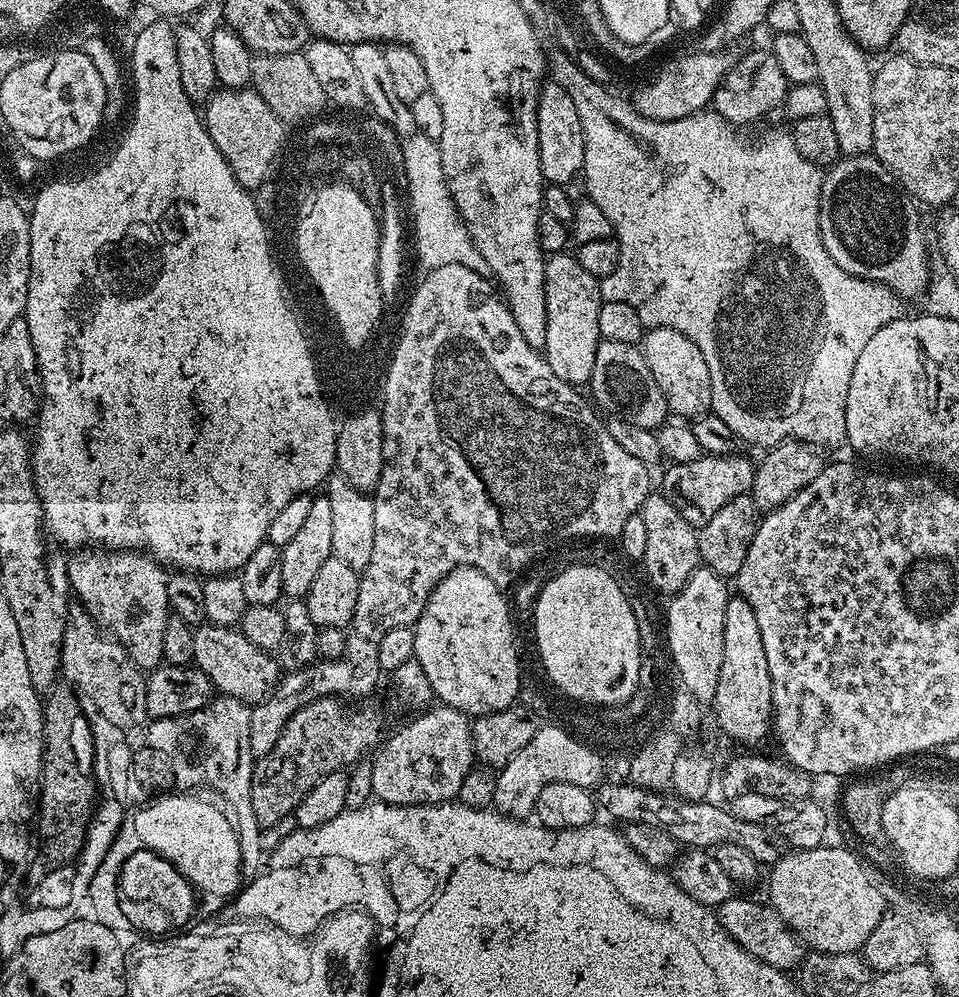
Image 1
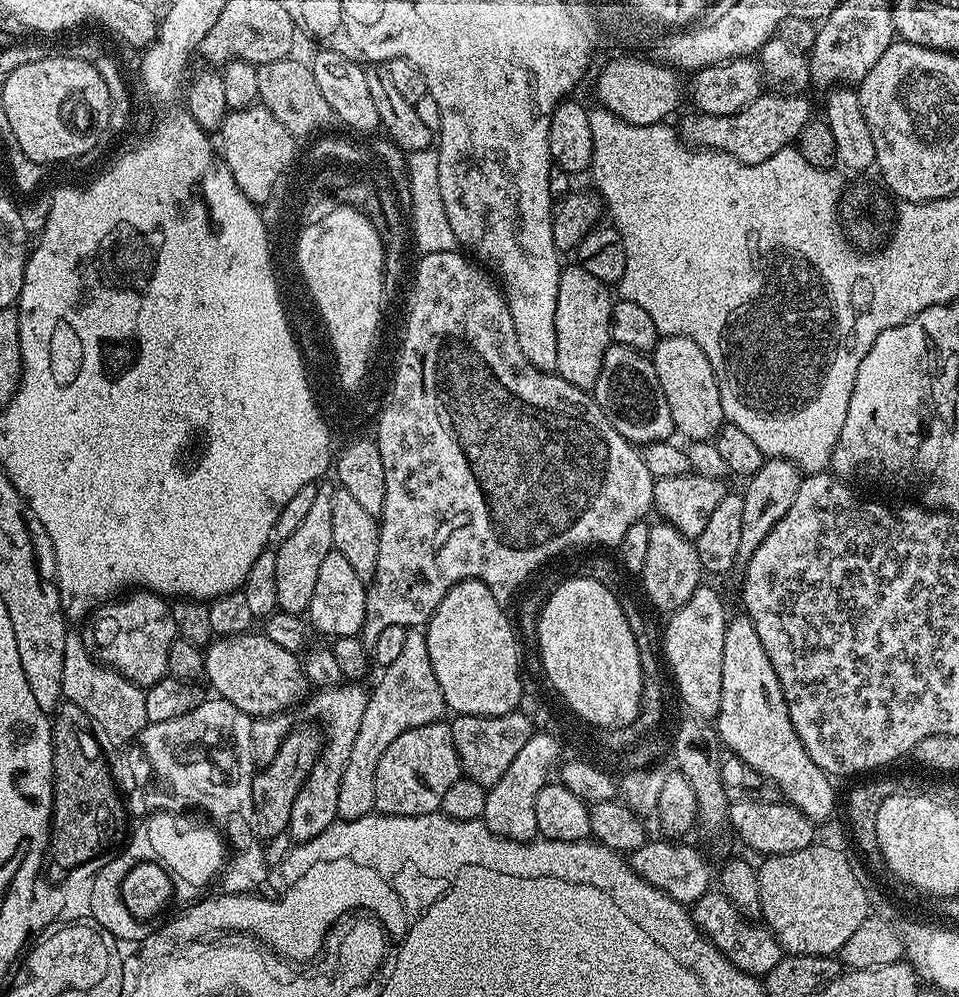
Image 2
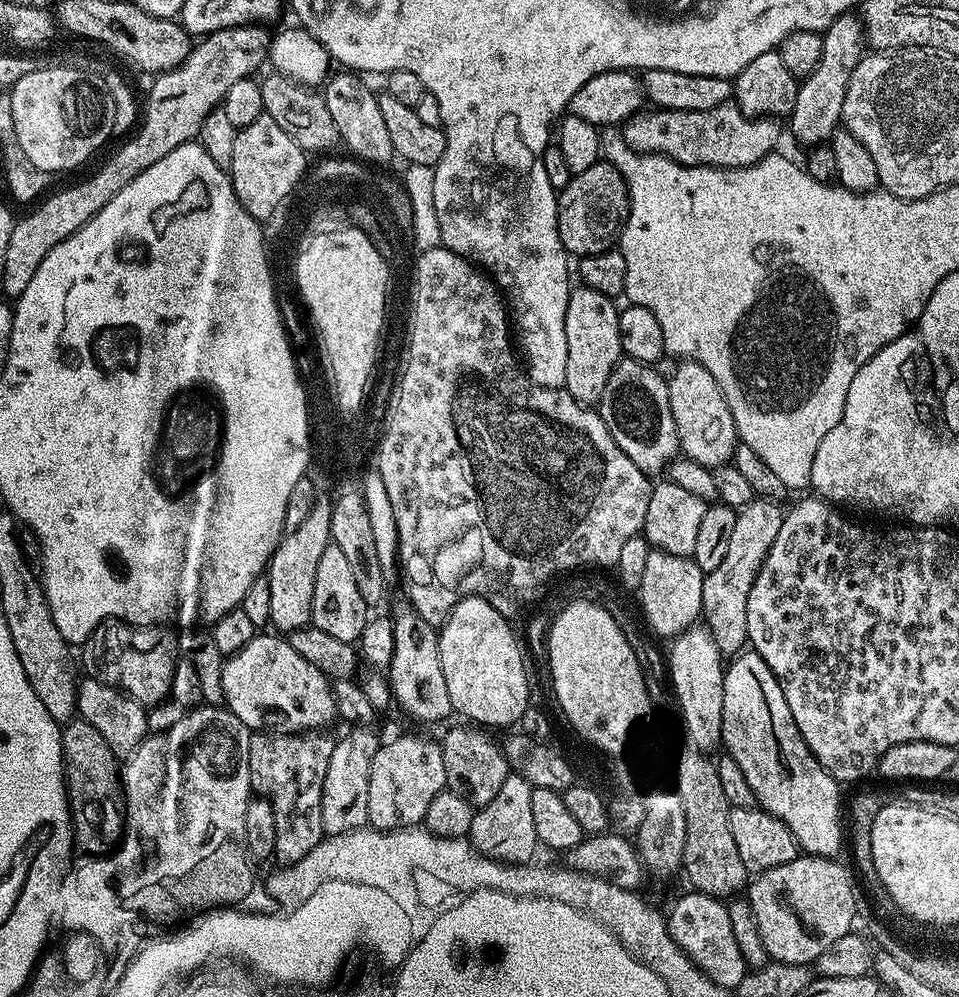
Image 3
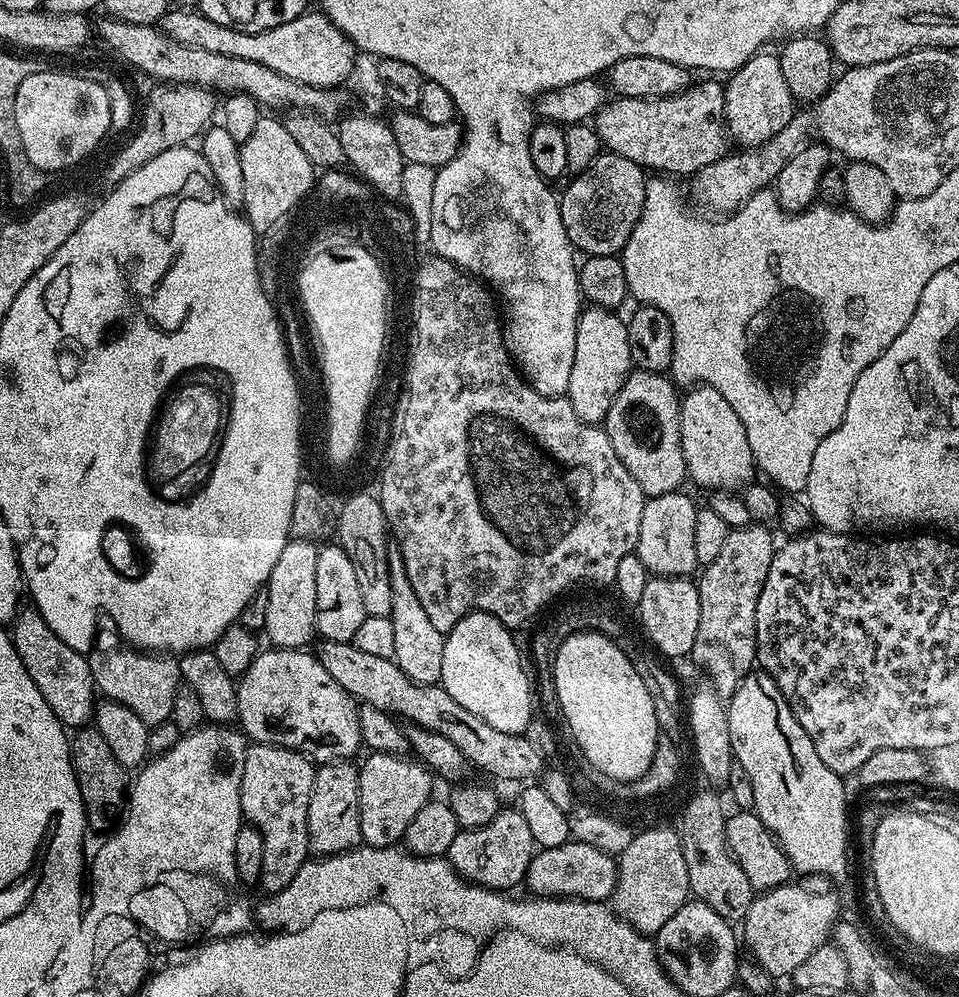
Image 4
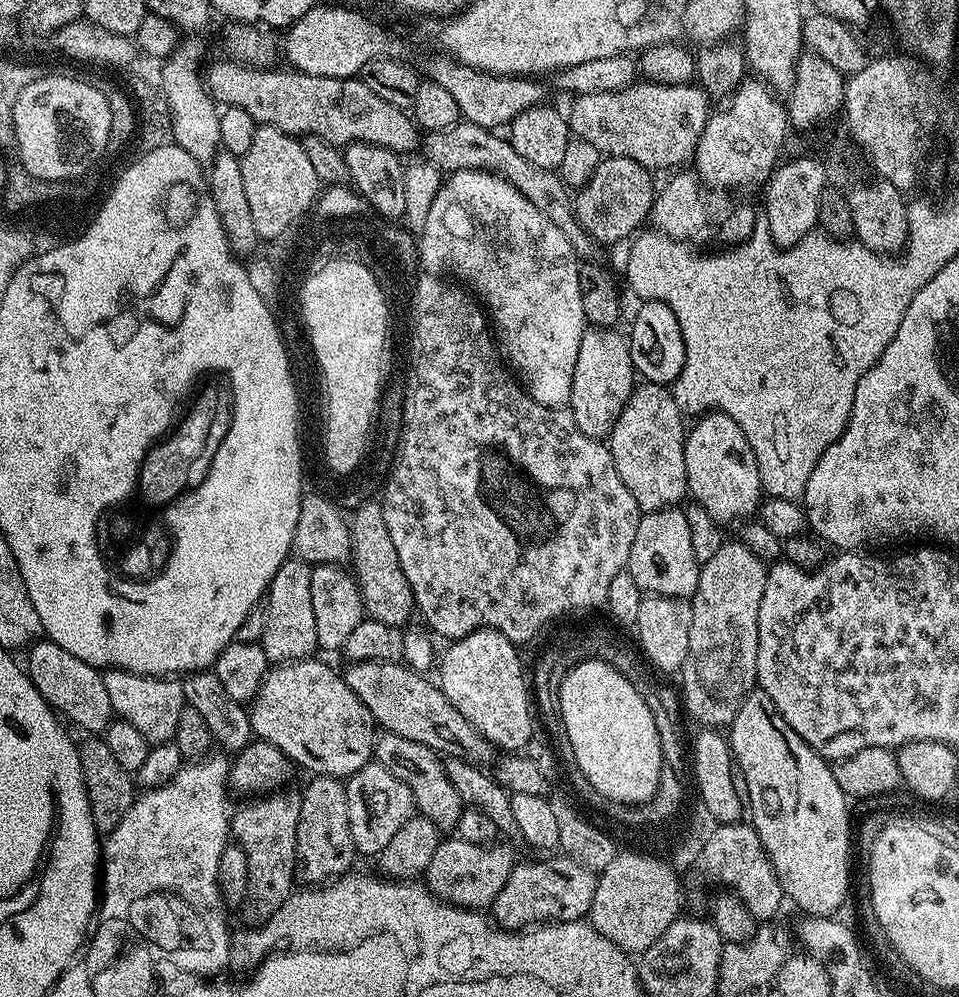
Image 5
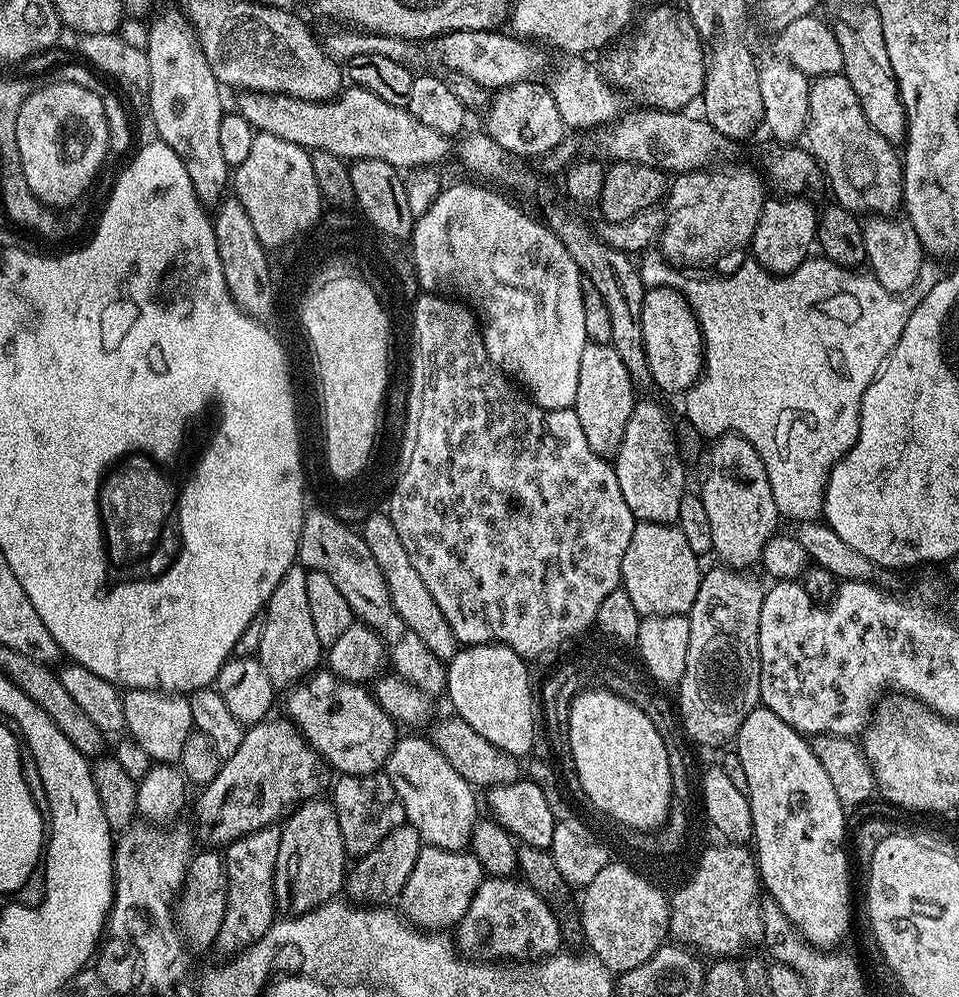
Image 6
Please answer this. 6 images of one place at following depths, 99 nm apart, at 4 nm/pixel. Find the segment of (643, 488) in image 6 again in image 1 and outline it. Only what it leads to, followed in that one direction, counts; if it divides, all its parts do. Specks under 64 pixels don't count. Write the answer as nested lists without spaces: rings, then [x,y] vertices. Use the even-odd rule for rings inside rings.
[[[601,340],[598,354],[594,354],[591,388],[591,399],[602,412],[608,412],[609,417],[617,416],[626,422],[634,422],[634,426],[653,430],[669,419],[666,398],[662,390],[658,390],[658,382],[654,382],[654,374],[650,374],[650,366],[646,366],[646,358],[635,344]]]

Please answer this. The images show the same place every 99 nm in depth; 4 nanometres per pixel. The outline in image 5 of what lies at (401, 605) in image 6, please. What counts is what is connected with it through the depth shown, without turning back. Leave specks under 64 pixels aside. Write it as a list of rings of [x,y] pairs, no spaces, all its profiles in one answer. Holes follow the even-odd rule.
[[[367,502],[357,507],[350,516],[352,530],[352,555],[350,566],[354,571],[356,583],[364,599],[364,611],[371,619],[382,622],[394,630],[405,627],[404,623],[414,616],[414,601],[410,582],[398,562],[398,550],[394,550],[394,541],[390,539],[390,530],[386,530],[384,509],[379,503]]]

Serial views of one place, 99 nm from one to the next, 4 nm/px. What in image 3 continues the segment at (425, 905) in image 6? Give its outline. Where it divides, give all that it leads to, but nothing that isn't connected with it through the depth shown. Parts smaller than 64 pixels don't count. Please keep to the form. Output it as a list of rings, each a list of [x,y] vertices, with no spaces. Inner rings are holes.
[[[509,774],[506,782],[502,782],[502,790],[498,790],[498,798],[473,811],[467,839],[479,854],[508,865],[527,865],[533,859],[538,841],[530,810],[532,789],[518,774]]]

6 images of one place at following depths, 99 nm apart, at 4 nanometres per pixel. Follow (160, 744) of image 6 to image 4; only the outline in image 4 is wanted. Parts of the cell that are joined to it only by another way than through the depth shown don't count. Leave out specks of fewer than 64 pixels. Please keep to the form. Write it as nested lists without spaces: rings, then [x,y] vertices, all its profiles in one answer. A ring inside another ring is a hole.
[[[131,646],[116,648],[99,656],[96,650],[87,653],[90,674],[101,697],[128,706],[150,726],[156,726],[172,715],[174,694],[181,687],[180,662],[172,654],[145,654]]]

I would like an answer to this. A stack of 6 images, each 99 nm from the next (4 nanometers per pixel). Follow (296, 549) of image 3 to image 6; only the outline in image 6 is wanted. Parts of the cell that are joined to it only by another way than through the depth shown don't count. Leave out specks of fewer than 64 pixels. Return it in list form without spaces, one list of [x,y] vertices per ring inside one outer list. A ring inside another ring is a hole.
[[[293,566],[282,574],[282,582],[274,586],[268,603],[262,613],[265,629],[262,630],[258,659],[262,670],[270,674],[274,686],[291,686],[317,671],[322,660],[322,649],[318,633],[314,631],[314,621],[310,619],[310,606],[306,602],[306,578],[308,572],[303,567]]]

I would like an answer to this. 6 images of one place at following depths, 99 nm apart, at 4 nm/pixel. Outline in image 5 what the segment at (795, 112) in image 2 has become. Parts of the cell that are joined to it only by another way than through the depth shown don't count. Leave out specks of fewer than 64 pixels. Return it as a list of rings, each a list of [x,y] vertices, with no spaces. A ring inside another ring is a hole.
[[[637,82],[617,92],[590,92],[576,96],[573,101],[572,113],[569,111],[566,119],[575,139],[598,146],[605,157],[630,158],[649,170],[676,170],[687,165],[684,163],[695,157],[710,115],[708,93],[692,82]]]

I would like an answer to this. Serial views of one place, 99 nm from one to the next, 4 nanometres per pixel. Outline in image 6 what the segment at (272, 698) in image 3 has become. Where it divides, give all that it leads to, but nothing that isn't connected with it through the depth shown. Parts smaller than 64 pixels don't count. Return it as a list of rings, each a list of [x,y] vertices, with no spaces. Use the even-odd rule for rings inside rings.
[[[317,670],[287,689],[283,715],[295,724],[297,732],[308,741],[308,745],[324,759],[329,769],[345,776],[371,776],[383,769],[388,755],[398,739],[397,725],[382,710],[375,695],[367,687],[348,684],[327,670]]]

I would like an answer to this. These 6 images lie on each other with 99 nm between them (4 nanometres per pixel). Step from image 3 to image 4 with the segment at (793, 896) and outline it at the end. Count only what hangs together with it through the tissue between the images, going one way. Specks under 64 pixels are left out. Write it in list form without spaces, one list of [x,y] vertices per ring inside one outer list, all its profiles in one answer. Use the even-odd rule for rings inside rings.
[[[795,882],[780,884],[753,895],[752,904],[742,921],[742,940],[752,951],[749,952],[751,959],[758,961],[773,978],[788,978],[798,966],[802,966],[802,962],[806,962],[806,958],[810,958],[810,954],[814,954],[814,950],[826,943],[830,925],[837,919],[835,916],[836,900],[830,893],[815,892]]]

